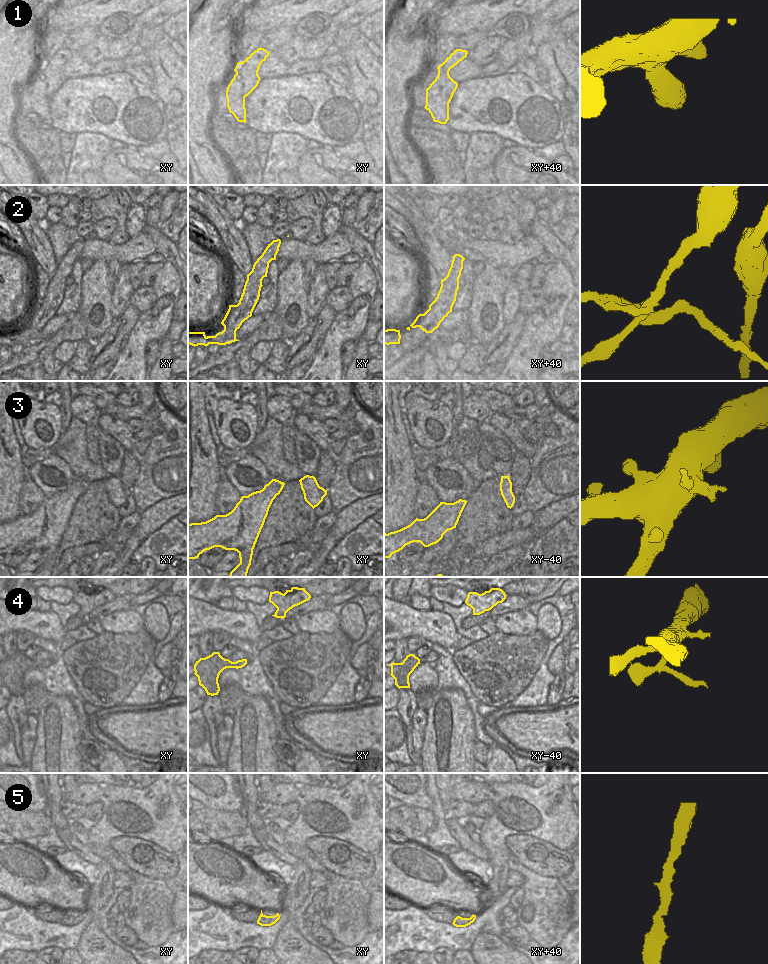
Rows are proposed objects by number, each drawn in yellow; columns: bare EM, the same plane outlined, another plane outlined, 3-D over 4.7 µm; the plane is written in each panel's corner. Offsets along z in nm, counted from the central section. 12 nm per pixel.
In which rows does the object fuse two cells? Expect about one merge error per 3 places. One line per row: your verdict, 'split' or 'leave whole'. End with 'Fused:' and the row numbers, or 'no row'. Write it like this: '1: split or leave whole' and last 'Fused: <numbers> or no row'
1: leave whole
2: split
3: leave whole
4: leave whole
5: leave whole
Fused: 2

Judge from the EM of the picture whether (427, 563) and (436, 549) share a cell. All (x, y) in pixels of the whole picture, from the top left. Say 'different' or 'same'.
same

